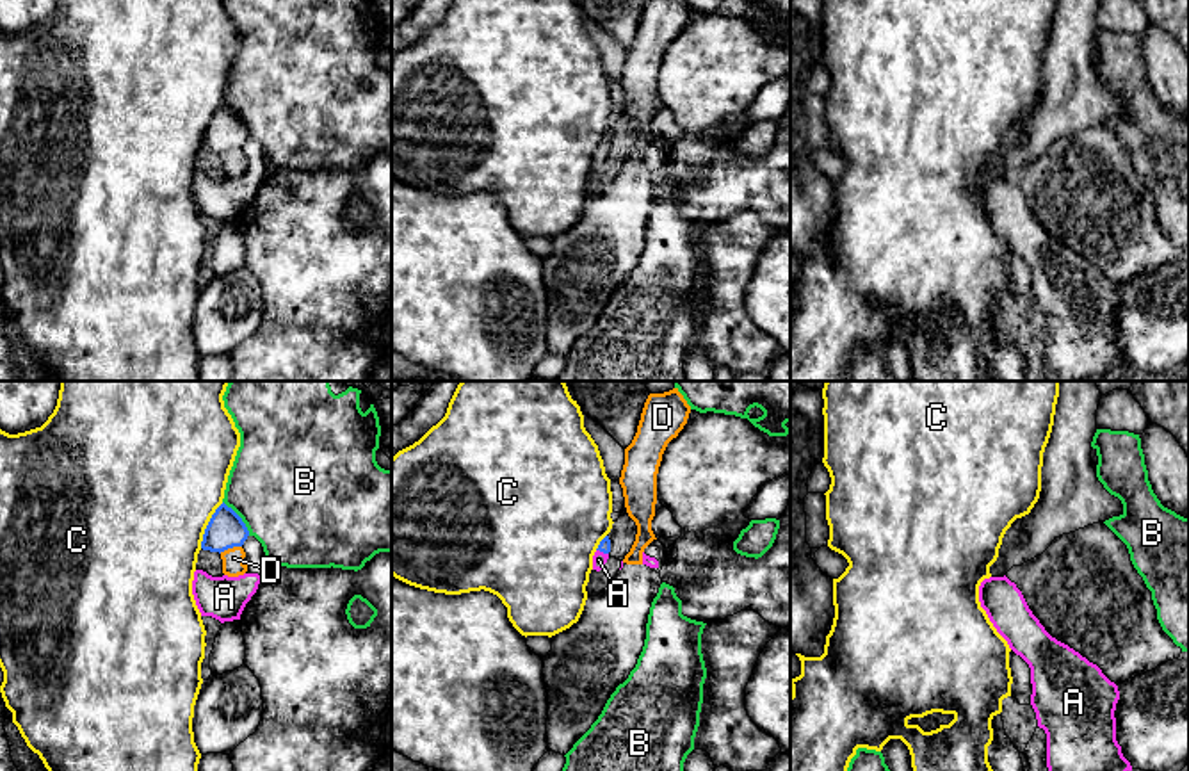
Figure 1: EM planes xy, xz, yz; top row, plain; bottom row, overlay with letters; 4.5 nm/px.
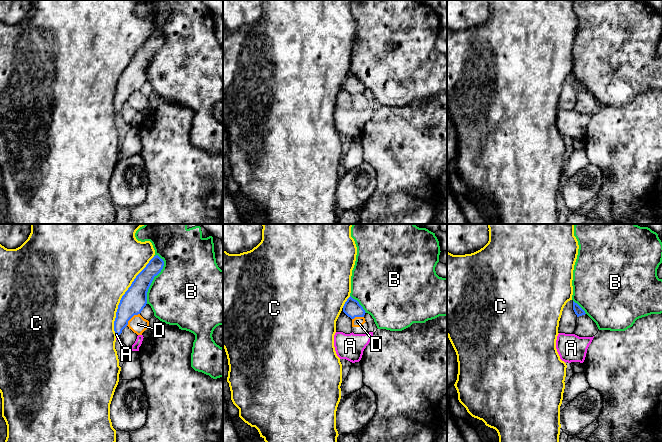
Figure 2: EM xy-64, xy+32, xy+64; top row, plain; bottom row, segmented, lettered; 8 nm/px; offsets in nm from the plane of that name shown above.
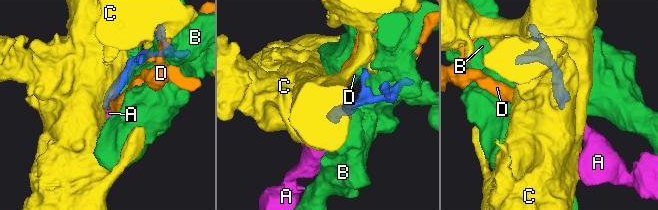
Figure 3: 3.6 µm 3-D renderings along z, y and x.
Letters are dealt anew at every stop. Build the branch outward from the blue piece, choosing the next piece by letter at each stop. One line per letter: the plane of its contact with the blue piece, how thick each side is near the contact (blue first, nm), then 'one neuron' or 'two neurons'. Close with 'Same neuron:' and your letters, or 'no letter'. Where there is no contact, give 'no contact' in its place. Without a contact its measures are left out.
A: meets blue in xz; 50 nm thick on the blue side, 60 nm on the other; one neuron
B: meets blue in xy; 160 nm thick on the blue side, 500 nm on the other; two neurons
C: meets blue in xy; 160 nm thick on the blue side, 500 nm on the other; two neurons
D: meets blue in xy; 160 nm thick on the blue side, 100 nm on the other; two neurons
Same neuron: A

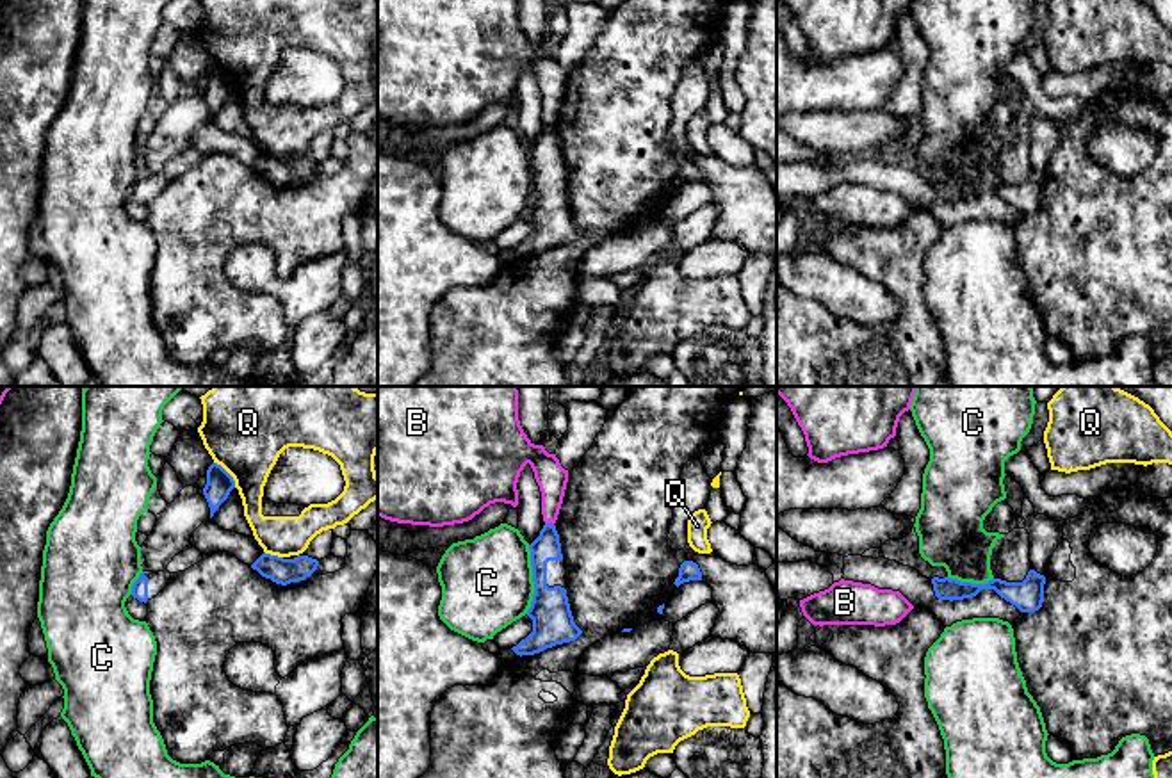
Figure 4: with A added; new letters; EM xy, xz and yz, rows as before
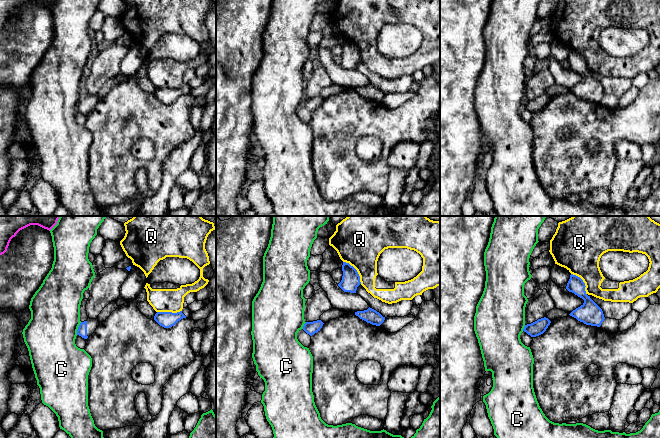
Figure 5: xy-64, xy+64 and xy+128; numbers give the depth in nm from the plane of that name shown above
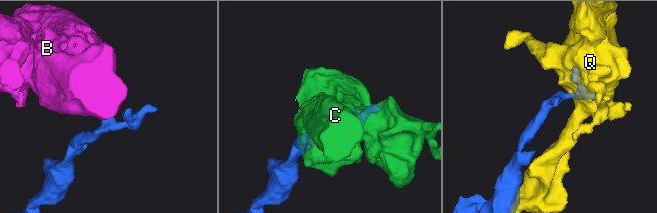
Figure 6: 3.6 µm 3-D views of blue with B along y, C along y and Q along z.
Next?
B: meets blue in xz; 120 nm thick on the blue side, 140 nm on the other; two neurons
C: meets blue in xz; 190 nm thick on the blue side, 420 nm on the other; two neurons
Q: meets blue in xy; 120 nm thick on the blue side, 340 nm on the other; two neurons
Same neuron: no letter

